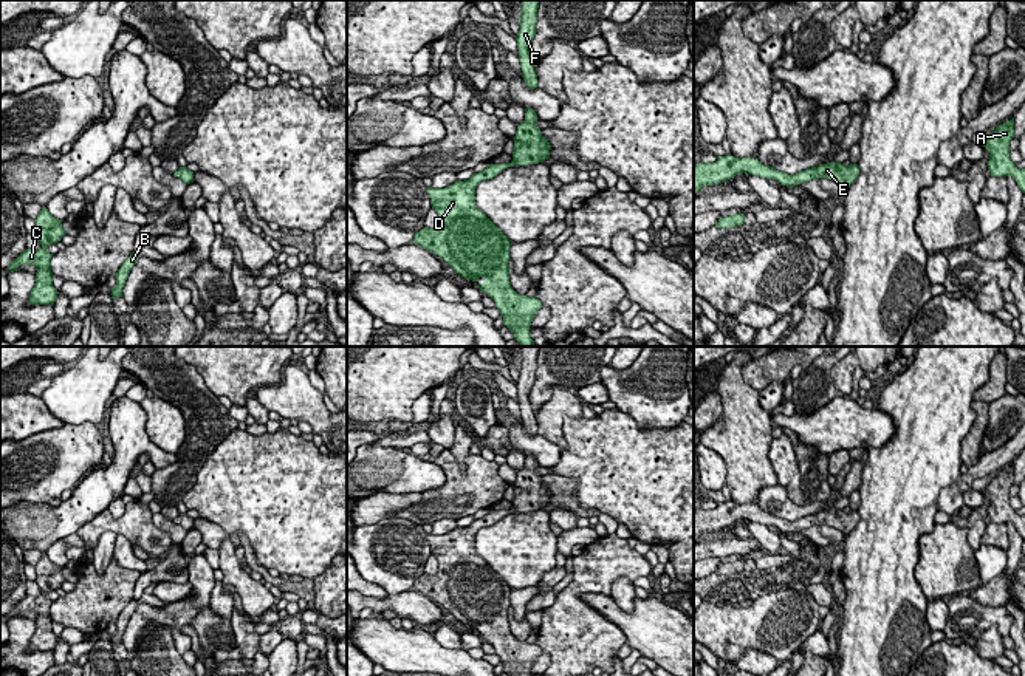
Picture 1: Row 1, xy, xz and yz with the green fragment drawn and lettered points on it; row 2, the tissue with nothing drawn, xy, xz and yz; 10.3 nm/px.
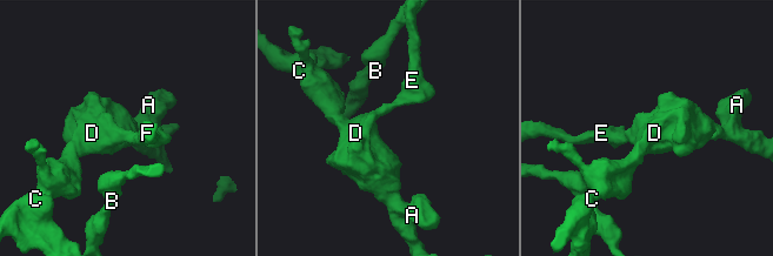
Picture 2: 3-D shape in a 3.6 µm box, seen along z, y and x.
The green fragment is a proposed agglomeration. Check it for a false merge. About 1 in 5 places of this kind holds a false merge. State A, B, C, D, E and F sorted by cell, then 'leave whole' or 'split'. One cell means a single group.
groups A B C D E F; leave whole

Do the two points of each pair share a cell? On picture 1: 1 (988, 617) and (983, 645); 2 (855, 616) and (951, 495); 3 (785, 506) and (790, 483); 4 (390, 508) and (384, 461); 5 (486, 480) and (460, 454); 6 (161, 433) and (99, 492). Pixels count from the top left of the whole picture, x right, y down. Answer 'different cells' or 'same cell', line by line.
1: different cells
2: different cells
3: different cells
4: different cells
5: different cells
6: different cells

